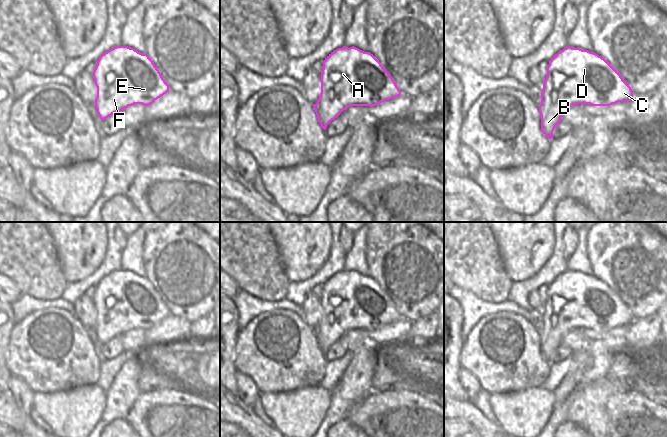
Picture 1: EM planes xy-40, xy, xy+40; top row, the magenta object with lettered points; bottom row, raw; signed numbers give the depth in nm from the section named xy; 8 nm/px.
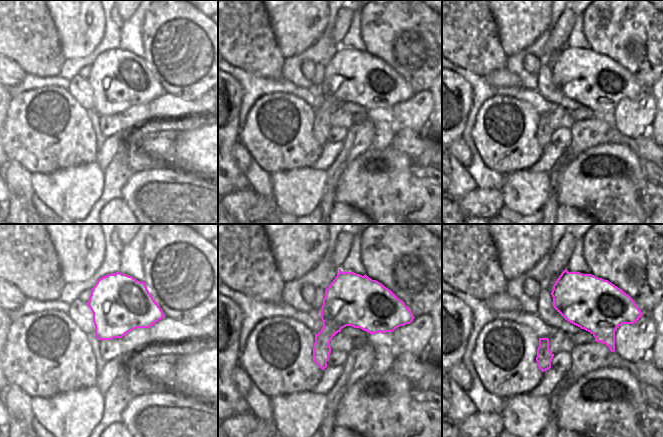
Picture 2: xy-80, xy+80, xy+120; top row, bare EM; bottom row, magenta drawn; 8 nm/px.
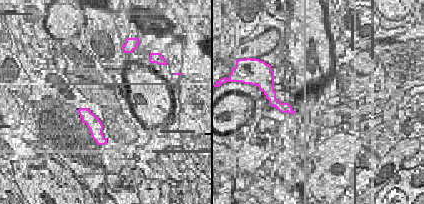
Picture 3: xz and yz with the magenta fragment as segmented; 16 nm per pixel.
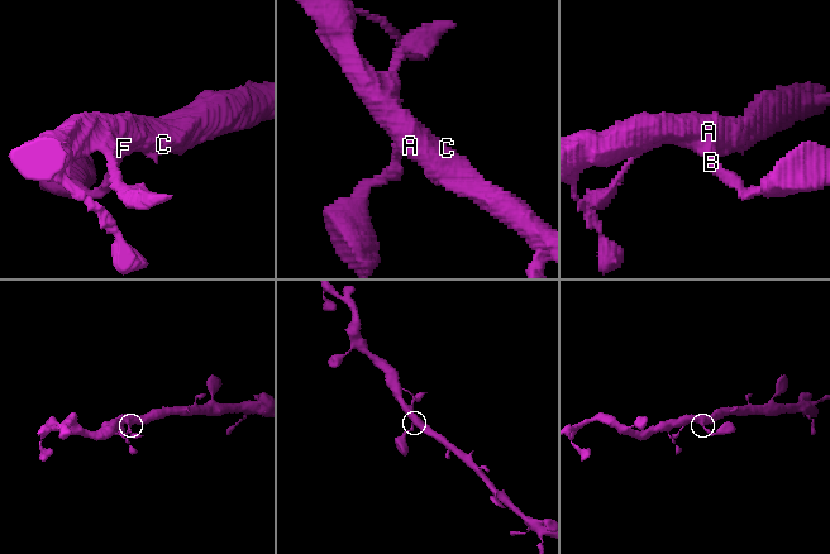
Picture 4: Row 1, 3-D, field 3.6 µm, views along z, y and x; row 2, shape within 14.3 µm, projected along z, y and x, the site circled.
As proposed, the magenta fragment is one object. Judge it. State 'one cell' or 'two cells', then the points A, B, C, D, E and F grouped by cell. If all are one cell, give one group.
one cell | A B C D E F

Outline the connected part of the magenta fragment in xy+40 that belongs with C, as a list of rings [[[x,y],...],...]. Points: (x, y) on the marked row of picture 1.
[[[567,46],[549,61],[541,93],[541,131],[550,140],[563,113],[577,104],[629,102],[633,91],[619,72],[594,52]]]

